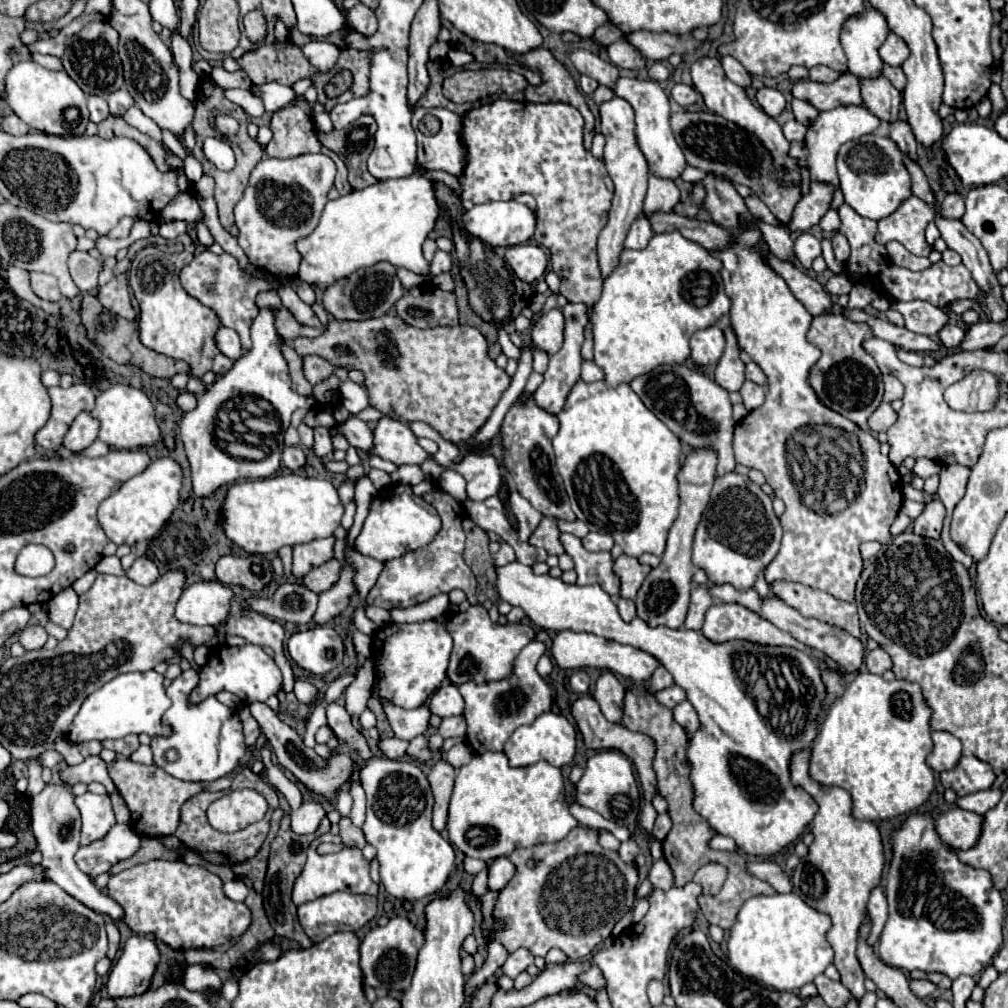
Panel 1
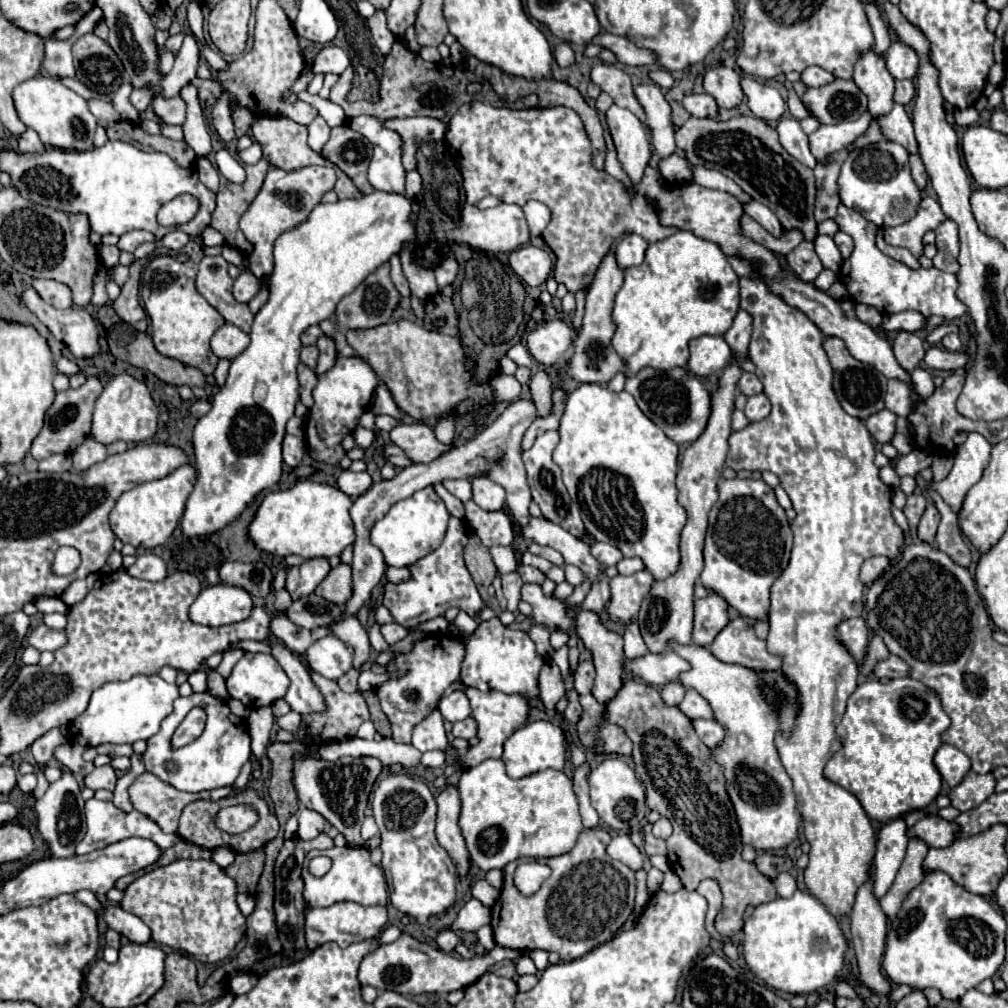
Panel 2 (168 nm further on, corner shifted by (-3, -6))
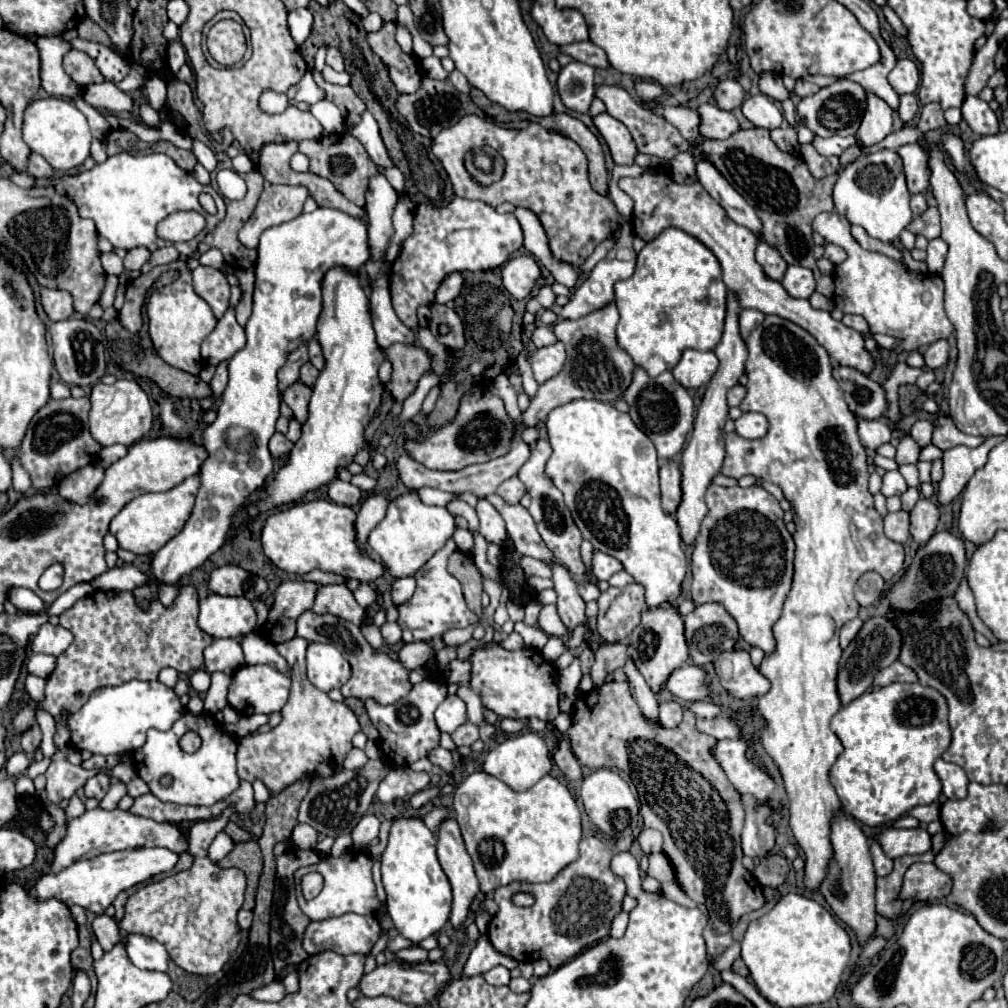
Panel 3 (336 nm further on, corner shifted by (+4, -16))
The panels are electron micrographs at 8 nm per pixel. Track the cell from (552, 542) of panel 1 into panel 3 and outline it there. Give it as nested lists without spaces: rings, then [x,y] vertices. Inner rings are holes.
[[[523,556],[523,558],[521,558],[521,568],[523,568],[525,574],[529,574],[529,576],[541,576],[541,578],[551,578],[551,576],[553,576],[551,568],[549,568],[545,562],[535,560],[535,558],[529,558],[529,556]]]

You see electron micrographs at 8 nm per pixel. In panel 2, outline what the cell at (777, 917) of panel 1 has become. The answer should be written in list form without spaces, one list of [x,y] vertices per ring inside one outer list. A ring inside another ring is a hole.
[[[796,890],[792,898],[776,898],[772,902],[760,904],[744,924],[744,958],[750,970],[762,978],[768,986],[786,994],[812,994],[830,986],[844,968],[844,956],[848,950],[848,940],[838,924],[838,920],[826,910],[826,906],[808,892]]]

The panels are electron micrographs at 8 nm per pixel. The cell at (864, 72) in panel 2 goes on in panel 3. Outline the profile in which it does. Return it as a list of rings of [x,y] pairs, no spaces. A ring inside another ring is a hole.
[[[867,92],[867,108],[865,116],[861,120],[861,126],[857,130],[857,140],[861,144],[877,144],[893,130],[893,108],[885,104],[879,96],[873,96],[873,92]]]

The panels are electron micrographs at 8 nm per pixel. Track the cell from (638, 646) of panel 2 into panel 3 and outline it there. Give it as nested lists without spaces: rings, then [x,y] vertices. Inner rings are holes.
[[[629,658],[625,664],[623,664],[623,672],[627,674],[627,680],[629,680],[629,686],[631,686],[631,694],[633,698],[637,700],[639,708],[643,710],[643,714],[653,720],[653,722],[659,722],[657,720],[657,700],[649,688],[649,684],[645,684],[645,678],[641,676],[641,672],[637,672],[637,666],[633,664],[633,660]]]

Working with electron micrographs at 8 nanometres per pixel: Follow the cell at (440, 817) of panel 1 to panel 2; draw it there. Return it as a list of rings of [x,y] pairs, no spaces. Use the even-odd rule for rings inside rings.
[[[448,784],[436,798],[438,802],[438,822],[436,822],[436,838],[440,842],[440,846],[446,848],[446,852],[450,854],[450,858],[456,864],[458,876],[464,878],[470,870],[470,852],[466,848],[462,830],[458,826],[458,818],[460,818],[460,796],[456,786]]]

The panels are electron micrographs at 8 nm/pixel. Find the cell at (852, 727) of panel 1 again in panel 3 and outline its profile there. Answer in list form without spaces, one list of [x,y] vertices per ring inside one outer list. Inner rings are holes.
[[[889,684],[871,690],[843,706],[831,718],[831,730],[843,744],[843,754],[829,770],[831,786],[847,814],[875,828],[905,816],[921,804],[939,800],[941,782],[933,770],[935,760],[949,748],[947,702],[929,686]]]

